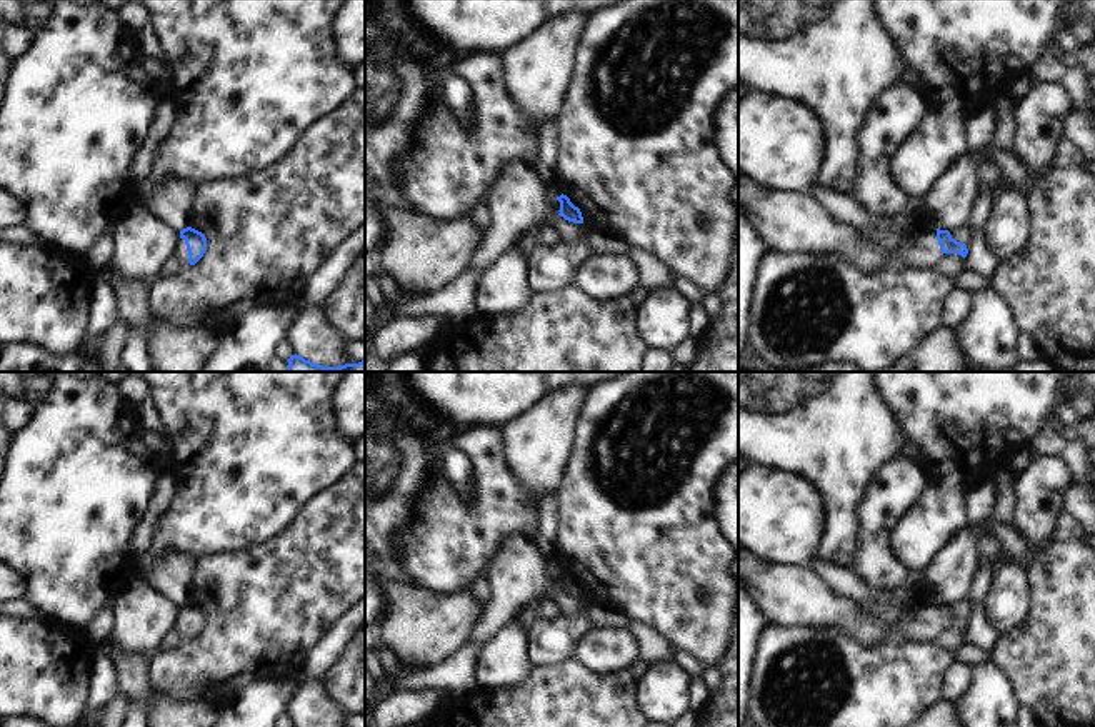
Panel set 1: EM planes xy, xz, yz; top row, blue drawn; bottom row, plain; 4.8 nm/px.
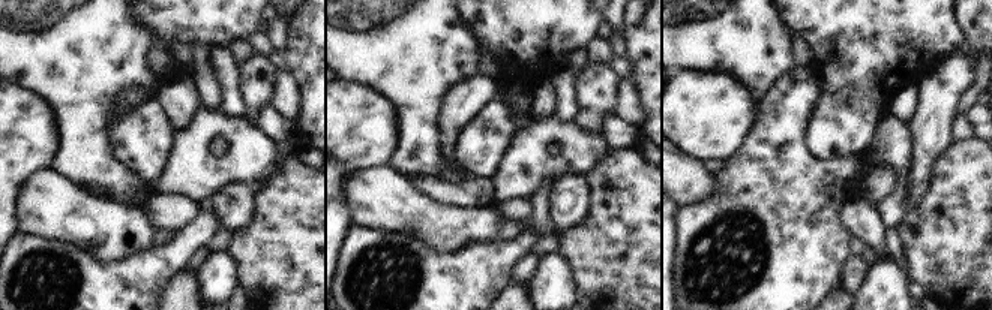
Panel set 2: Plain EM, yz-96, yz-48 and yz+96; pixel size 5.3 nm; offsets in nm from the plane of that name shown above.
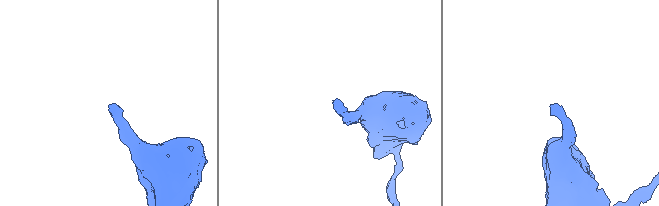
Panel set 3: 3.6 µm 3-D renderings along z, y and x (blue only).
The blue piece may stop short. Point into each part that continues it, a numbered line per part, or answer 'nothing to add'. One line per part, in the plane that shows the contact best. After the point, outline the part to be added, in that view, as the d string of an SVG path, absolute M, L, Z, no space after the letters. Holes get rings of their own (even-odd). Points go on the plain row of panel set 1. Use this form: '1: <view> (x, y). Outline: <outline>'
1: yz (785, 592). Outline: M738 542L738 577L765 620L778 624L838 624L860 644L882 635L935 640L943 629L937 602L925 600L912 614L885 625L858 612L858 604L835 594L812 569L763 559Z

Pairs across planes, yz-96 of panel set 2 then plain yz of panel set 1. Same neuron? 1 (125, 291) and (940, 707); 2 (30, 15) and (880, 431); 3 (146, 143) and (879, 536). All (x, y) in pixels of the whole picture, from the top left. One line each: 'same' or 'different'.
1: different
2: same
3: different

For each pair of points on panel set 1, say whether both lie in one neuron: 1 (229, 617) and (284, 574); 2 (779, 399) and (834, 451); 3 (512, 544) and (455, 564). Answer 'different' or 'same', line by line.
1: same
2: same
3: different

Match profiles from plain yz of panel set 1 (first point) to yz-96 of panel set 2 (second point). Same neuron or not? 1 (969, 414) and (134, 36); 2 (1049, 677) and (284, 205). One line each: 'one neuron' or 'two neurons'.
1: two neurons
2: one neuron

